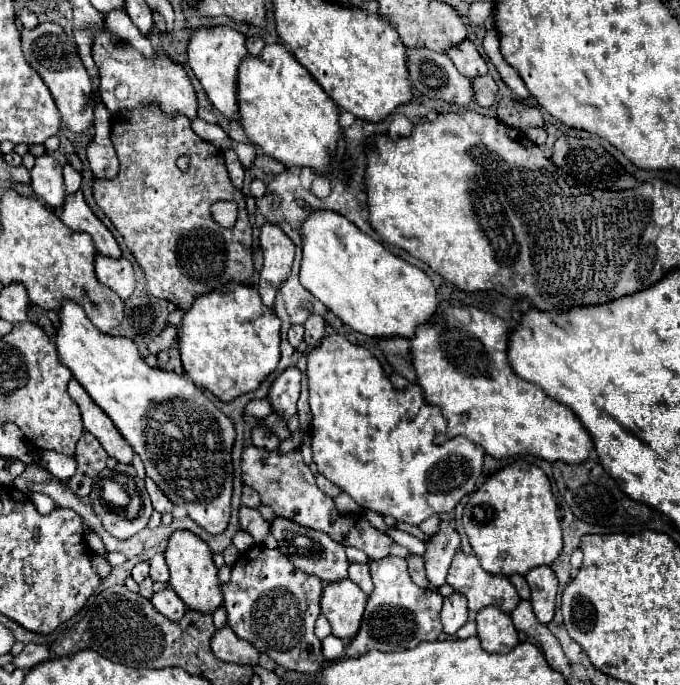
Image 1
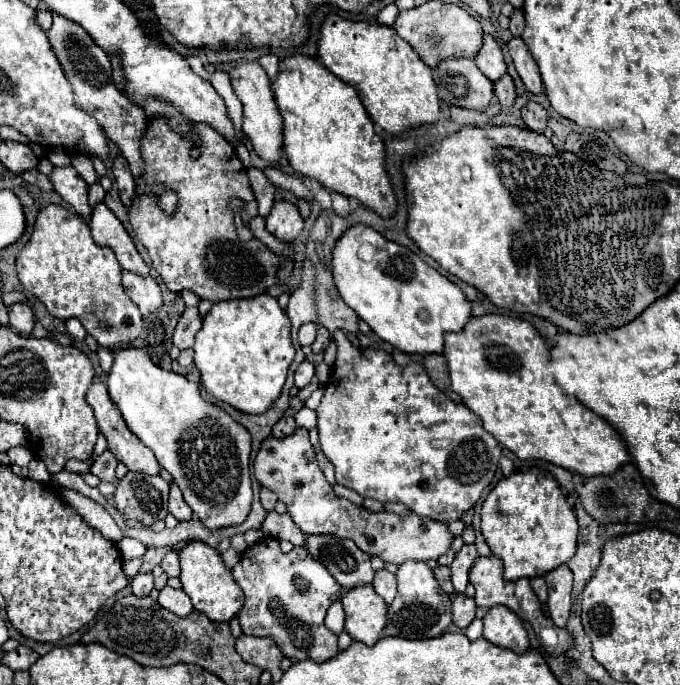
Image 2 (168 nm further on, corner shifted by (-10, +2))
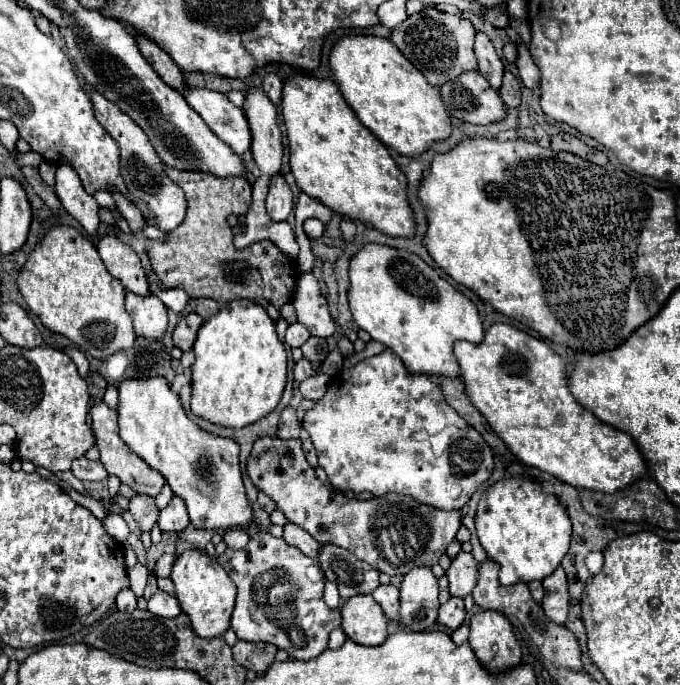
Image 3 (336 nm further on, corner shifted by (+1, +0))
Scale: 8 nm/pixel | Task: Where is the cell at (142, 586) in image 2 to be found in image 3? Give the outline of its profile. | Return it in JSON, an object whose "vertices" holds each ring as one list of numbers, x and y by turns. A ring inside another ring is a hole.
{"vertices":[[125,589,125,591,119,591,117,595,117,609,119,611,133,611,137,607,137,597,131,589]]}

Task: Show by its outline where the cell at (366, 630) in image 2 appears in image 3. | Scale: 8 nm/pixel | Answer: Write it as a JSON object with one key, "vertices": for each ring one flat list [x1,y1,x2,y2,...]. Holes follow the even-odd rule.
{"vertices":[[355,595,341,607,341,629,359,645,381,645,387,637,389,619,371,595]]}

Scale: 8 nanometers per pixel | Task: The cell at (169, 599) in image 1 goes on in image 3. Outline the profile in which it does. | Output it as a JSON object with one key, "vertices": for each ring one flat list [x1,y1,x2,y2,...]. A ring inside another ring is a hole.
{"vertices":[[157,591,151,599,149,599,149,605,147,609,153,613,153,615,159,615,159,617,177,617,181,613,181,607,179,607,179,601,177,597,165,593,165,591]]}

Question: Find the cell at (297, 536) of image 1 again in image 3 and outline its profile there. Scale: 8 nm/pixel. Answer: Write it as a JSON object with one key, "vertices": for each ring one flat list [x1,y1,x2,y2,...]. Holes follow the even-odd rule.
{"vertices":[[323,545,319,551,319,567,327,581,339,587,341,599,349,599,359,593,371,593,379,585,379,571,369,563,359,561,351,551,337,545]]}

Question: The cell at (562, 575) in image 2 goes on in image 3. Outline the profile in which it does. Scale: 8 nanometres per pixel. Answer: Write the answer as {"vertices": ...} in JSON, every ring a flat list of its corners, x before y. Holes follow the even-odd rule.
{"vertices":[[557,567,549,577,543,579,545,597,543,597,543,611,545,615,557,623,563,625,569,611,569,597,567,597,567,577,561,567]]}

